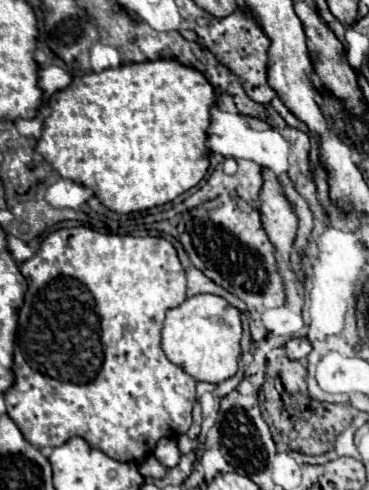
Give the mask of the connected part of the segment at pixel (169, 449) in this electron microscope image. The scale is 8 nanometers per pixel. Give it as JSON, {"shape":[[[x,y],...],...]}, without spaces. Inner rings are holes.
{"shape":[[[164,437],[162,441],[158,441],[158,445],[156,445],[153,455],[162,463],[162,465],[164,465],[164,467],[166,467],[166,469],[176,467],[178,461],[180,461],[178,445],[176,445],[176,441],[170,439],[170,437]]]}

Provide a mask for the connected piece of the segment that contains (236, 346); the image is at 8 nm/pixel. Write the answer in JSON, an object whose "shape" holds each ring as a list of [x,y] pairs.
{"shape":[[[194,295],[166,313],[162,327],[162,351],[174,365],[182,367],[196,381],[222,383],[238,369],[242,323],[240,311],[218,295]]]}

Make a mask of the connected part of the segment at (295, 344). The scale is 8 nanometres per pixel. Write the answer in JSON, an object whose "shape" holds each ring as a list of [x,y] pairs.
{"shape":[[[290,339],[284,345],[284,353],[288,359],[304,359],[312,351],[312,345],[306,339]]]}

